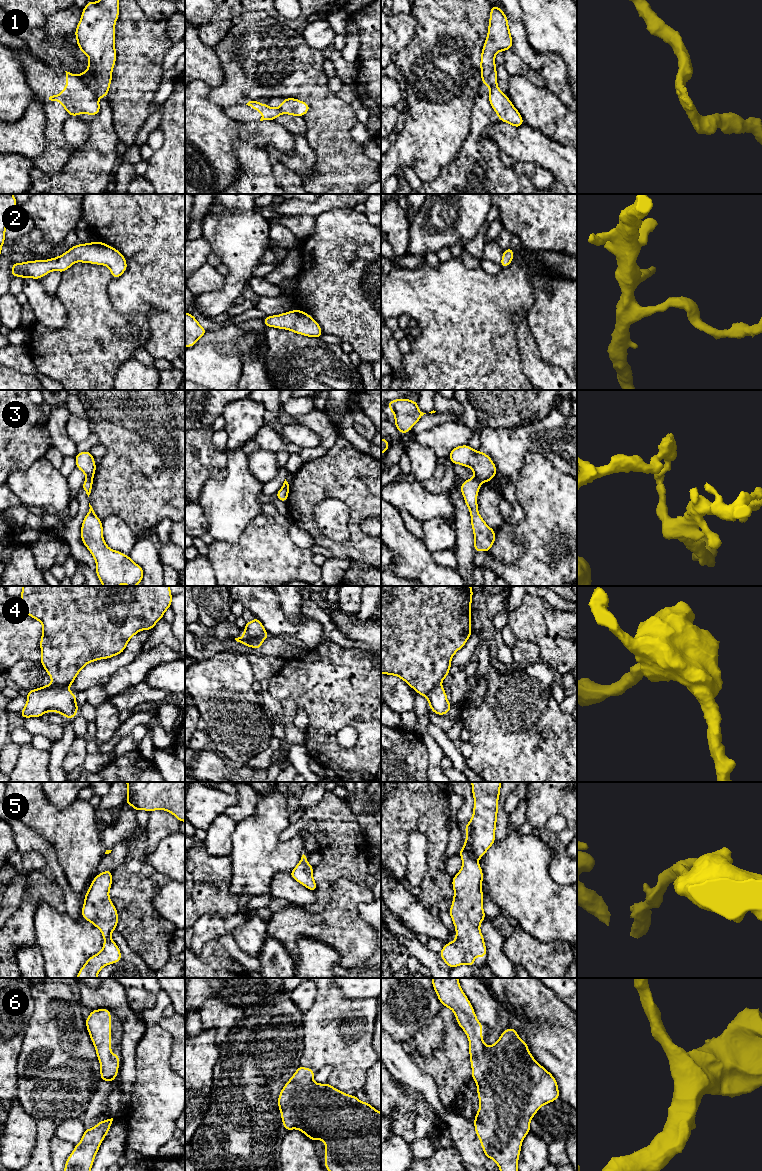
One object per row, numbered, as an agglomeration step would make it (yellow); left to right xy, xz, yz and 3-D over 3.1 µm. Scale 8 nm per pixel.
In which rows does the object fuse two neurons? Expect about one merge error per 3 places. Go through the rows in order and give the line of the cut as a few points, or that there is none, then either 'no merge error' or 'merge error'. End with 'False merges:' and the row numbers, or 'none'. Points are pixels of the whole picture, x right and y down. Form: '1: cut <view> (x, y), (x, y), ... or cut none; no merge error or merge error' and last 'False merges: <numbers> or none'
1: cut xy (78, 78), (97, 97); merge error
2: cut none; no merge error
3: cut xy (86, 477), (92, 479); merge error
4: cut xy (48, 685), (63, 687), (67, 691); merge error
5: cut none; no merge error
6: cut none; no merge error
False merges: 1, 3, 4

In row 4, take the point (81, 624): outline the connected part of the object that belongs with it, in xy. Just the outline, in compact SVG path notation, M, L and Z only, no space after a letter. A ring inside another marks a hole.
M22 586L20 596L26 613L41 622L40 662L52 683L67 691L88 663L121 654L129 640L142 630L151 630L171 607L170 586Z

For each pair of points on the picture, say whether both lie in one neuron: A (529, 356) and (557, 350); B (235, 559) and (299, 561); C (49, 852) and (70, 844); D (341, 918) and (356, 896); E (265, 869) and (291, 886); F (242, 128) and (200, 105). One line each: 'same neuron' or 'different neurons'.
A: different neurons
B: same neuron
C: different neurons
D: same neuron
E: different neurons
F: same neuron

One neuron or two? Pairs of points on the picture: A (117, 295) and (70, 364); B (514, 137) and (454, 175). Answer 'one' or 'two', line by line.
A: two
B: two

